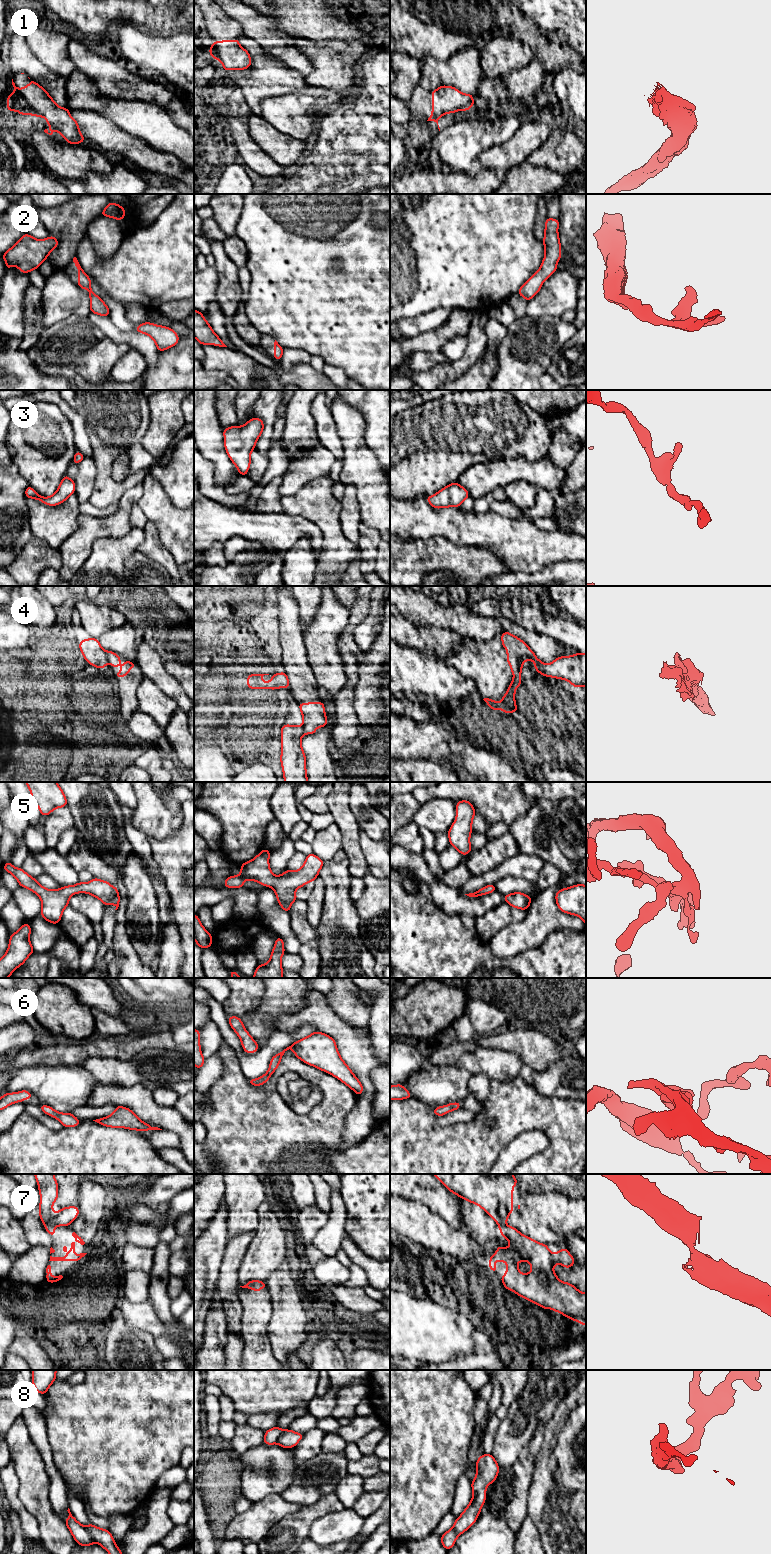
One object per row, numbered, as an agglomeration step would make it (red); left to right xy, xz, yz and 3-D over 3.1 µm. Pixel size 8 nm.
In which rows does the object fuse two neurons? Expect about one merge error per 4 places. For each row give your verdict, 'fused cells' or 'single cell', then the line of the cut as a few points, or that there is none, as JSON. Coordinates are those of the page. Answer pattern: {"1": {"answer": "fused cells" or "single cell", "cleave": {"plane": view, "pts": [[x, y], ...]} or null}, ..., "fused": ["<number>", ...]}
{"1": {"answer": "single cell", "cleave": null}, "2": {"answer": "single cell", "cleave": null}, "3": {"answer": "single cell", "cleave": null}, "4": {"answer": "fused cells", "cleave": {"plane": "xy", "pts": [[104, 651], [107, 659]]}}, "5": {"answer": "single cell", "cleave": null}, "6": {"answer": "single cell", "cleave": null}, "7": {"answer": "fused cells", "cleave": {"plane": "xy", "pts": [[45, 1223], [55, 1225]]}}, "8": {"answer": "fused cells", "cleave": {"plane": "xy", "pts": [[85, 1527], [95, 1541]]}}, "fused": ["4", "7", "8"]}

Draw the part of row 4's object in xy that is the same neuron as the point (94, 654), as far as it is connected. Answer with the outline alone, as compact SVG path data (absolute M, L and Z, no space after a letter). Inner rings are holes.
M96 638L81 640L79 643L79 649L87 663L100 669L104 669L106 667L106 652L101 647L99 640Z

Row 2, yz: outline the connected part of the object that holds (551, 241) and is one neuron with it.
M546 219L544 232L545 256L540 269L536 271L518 290L518 294L528 302L541 289L543 282L557 271L557 262L561 260L561 245L558 235L559 219Z

